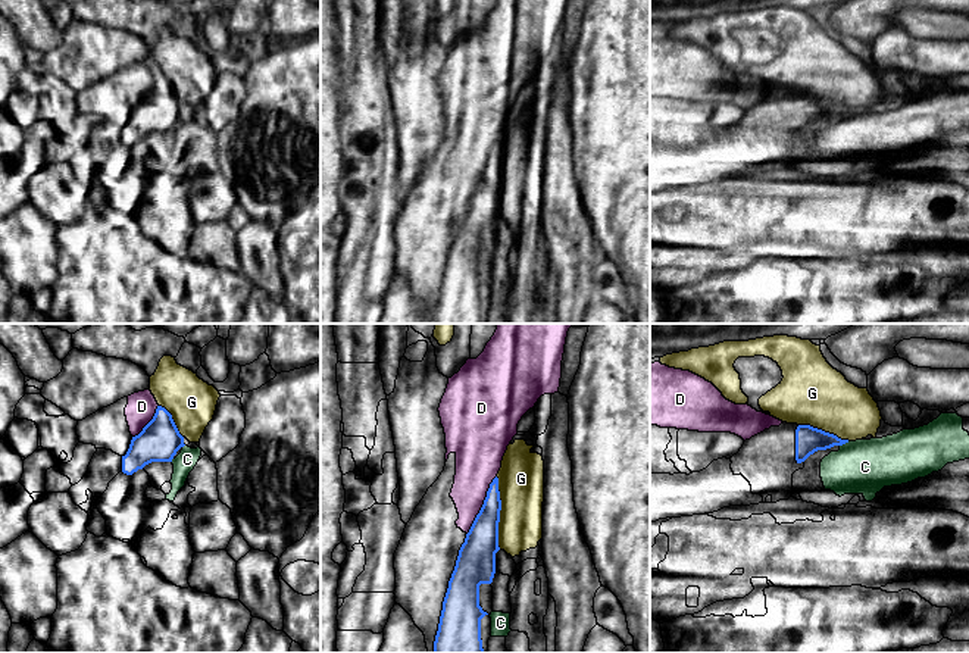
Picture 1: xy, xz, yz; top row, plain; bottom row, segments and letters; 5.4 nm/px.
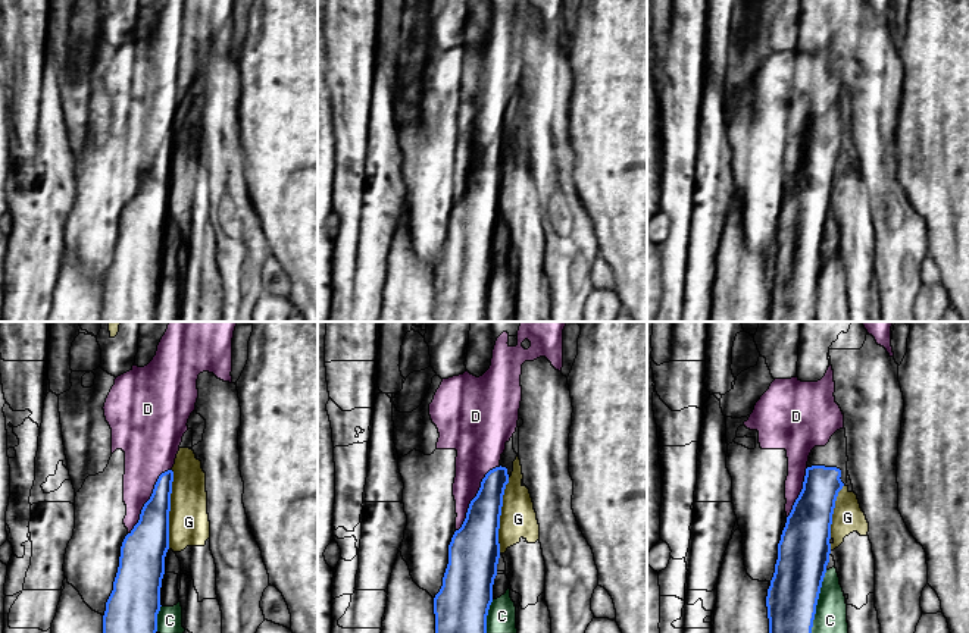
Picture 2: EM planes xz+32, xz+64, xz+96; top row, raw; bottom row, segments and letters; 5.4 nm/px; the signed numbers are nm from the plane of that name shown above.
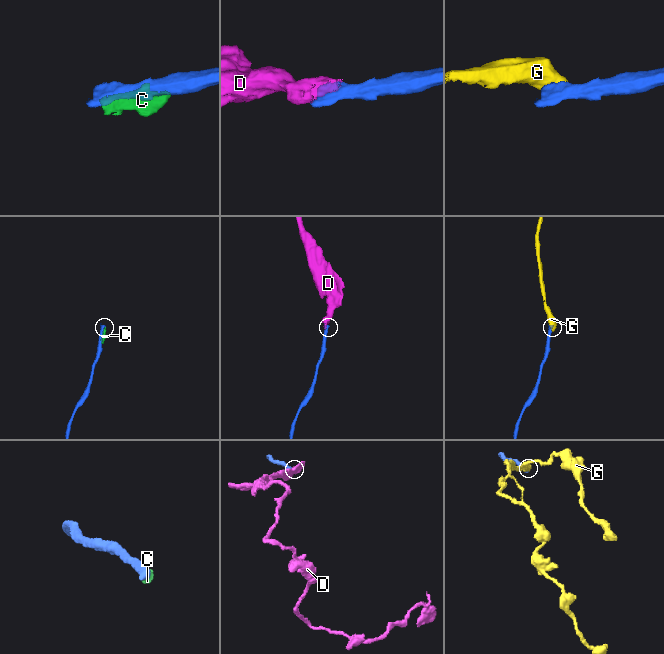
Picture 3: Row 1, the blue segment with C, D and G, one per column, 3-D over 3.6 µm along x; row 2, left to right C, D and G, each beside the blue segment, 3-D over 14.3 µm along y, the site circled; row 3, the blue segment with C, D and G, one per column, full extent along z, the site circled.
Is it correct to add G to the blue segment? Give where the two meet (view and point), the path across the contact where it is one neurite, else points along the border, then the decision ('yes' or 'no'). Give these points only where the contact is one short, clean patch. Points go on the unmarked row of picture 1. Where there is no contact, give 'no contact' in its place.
meets blue in xz at (499, 184); border along xz (496, 147), (500, 171), (500, 219); no

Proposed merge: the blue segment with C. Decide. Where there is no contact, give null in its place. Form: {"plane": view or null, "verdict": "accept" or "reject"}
{"plane": "yz", "verdict": "reject"}

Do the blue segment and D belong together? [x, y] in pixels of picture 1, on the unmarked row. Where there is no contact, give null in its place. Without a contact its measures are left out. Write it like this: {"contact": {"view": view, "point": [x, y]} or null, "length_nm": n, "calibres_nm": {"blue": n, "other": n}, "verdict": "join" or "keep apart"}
{"contact": {"view": "xz", "point": [483, 175]}, "length_nm": 360, "calibres_nm": {"blue": 190, "other": 260}, "verdict": "keep apart"}

